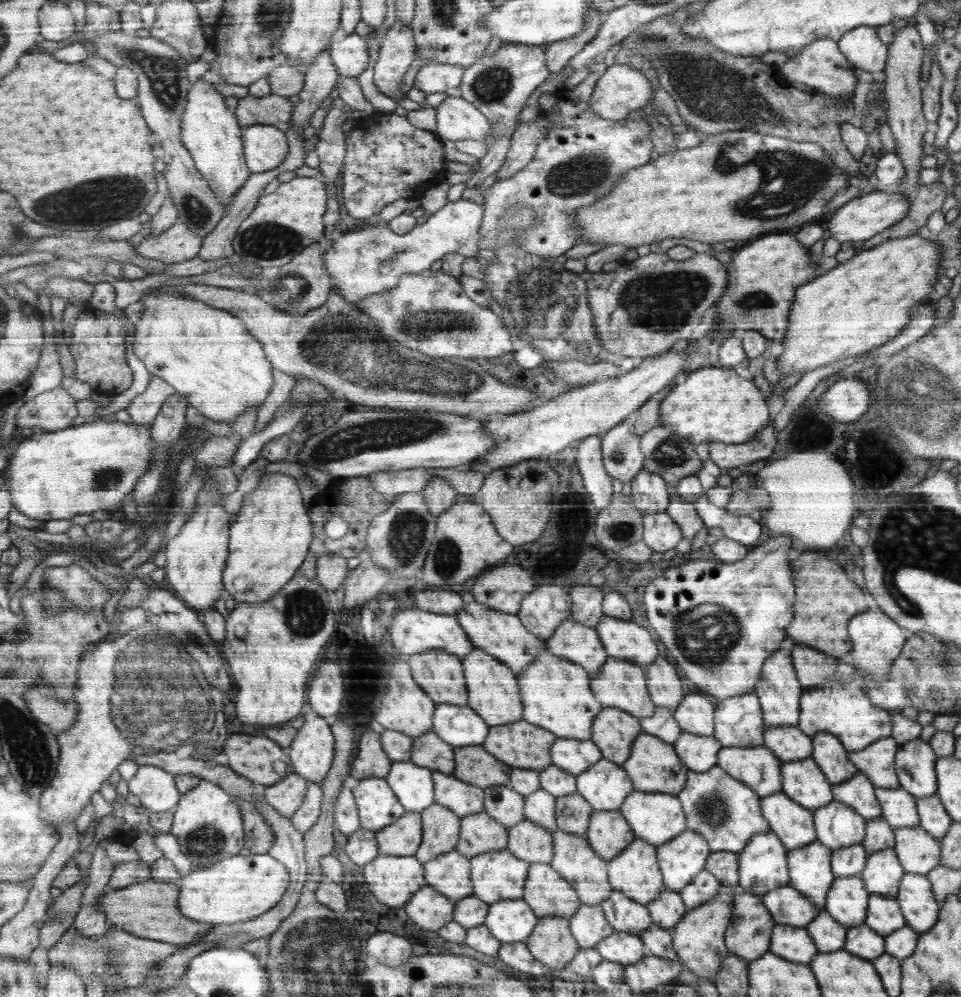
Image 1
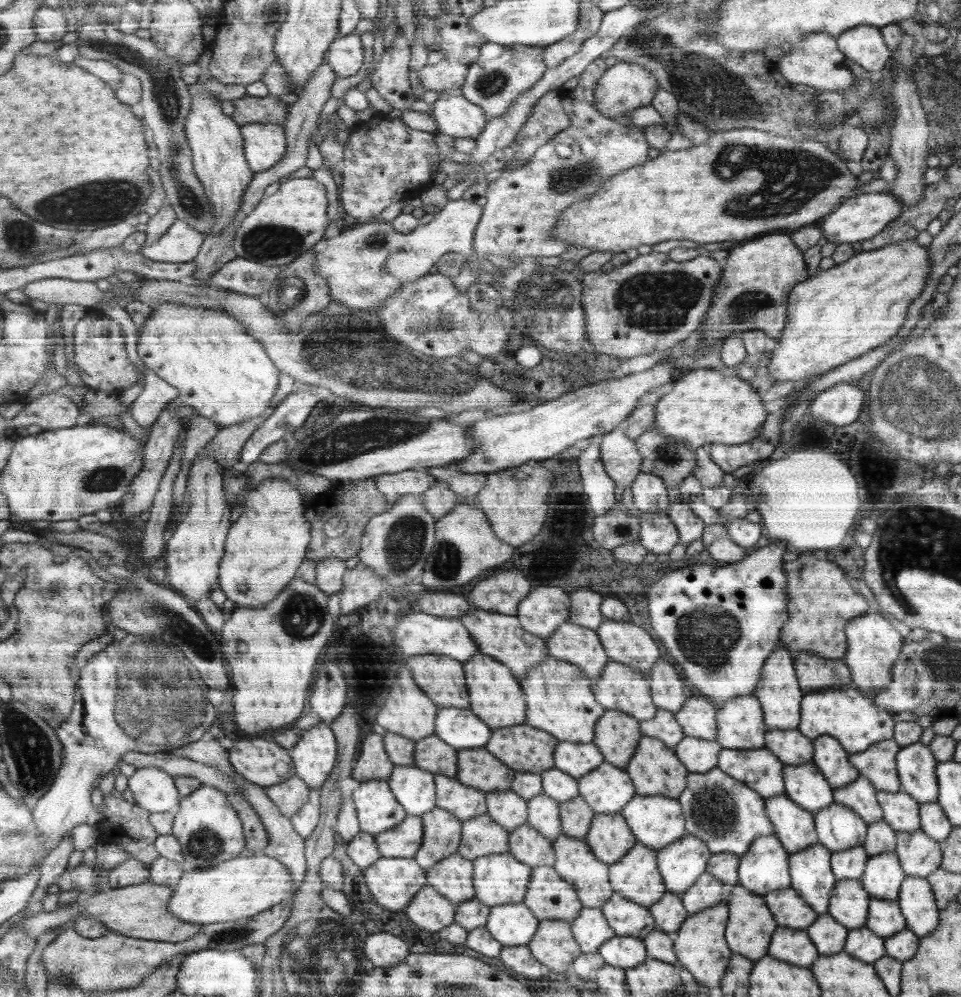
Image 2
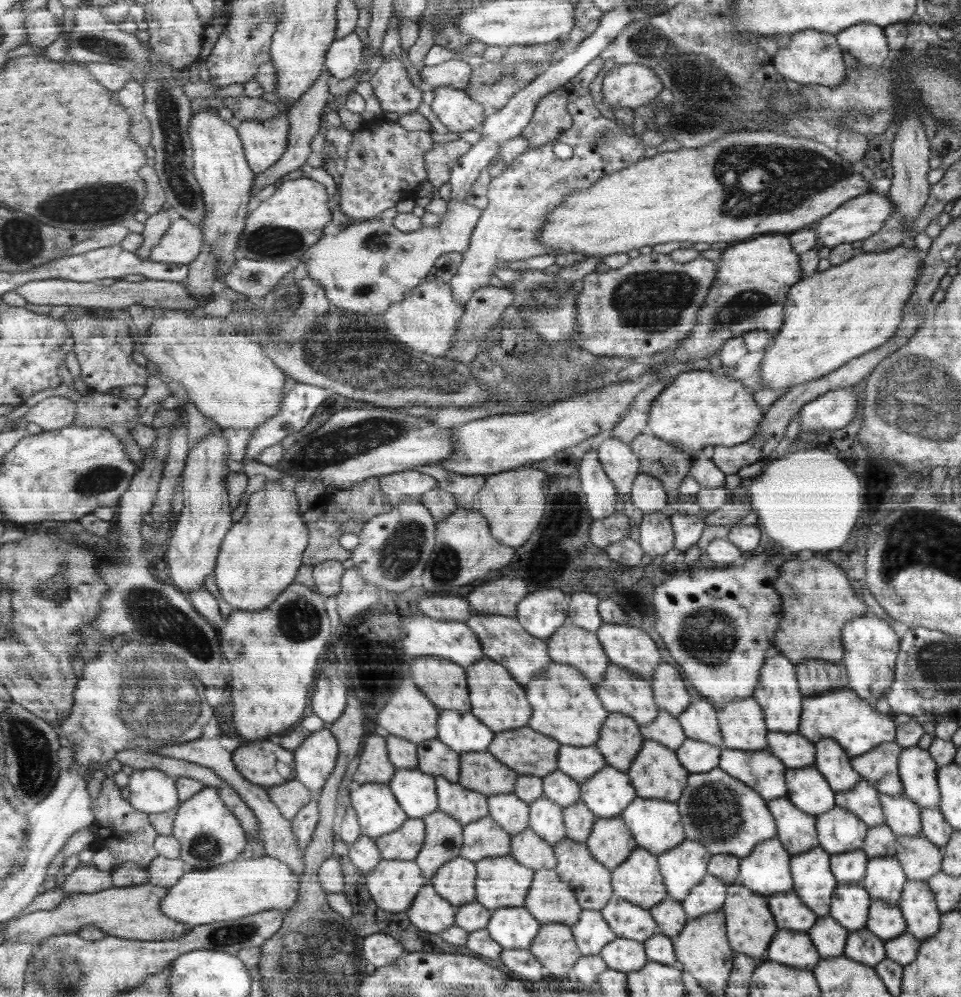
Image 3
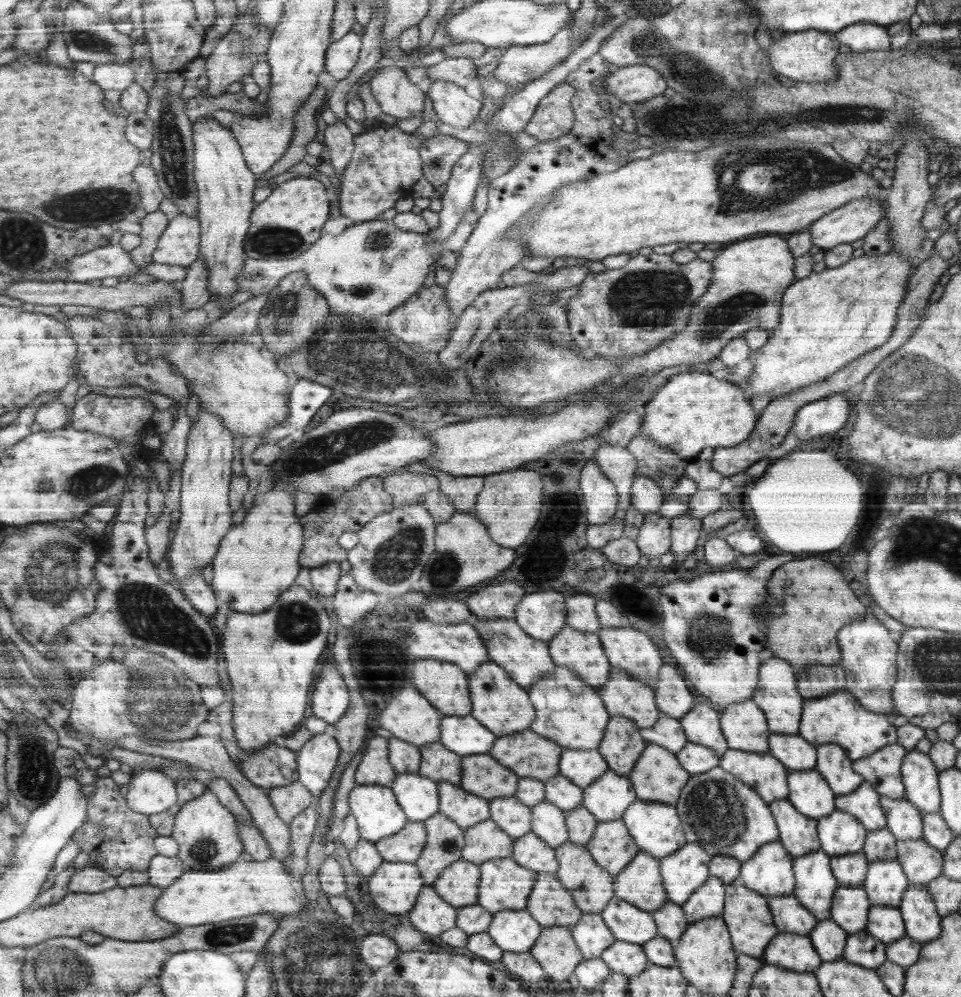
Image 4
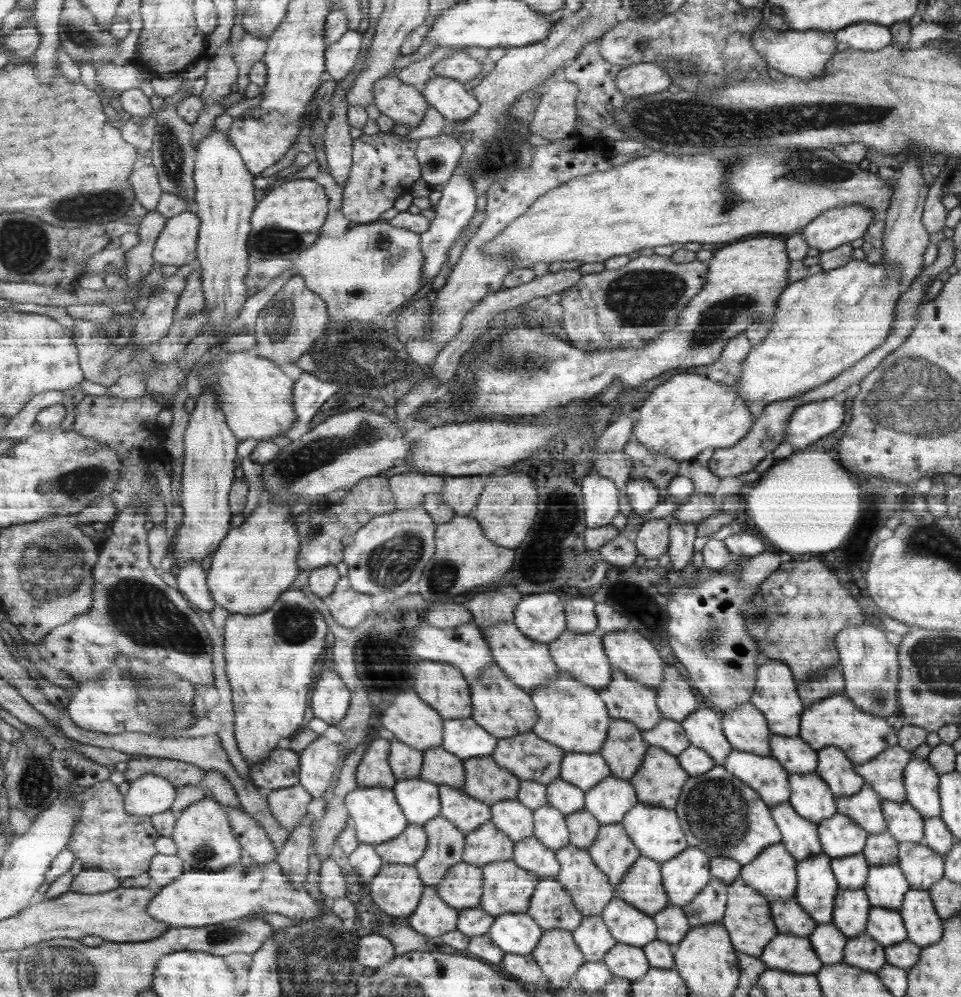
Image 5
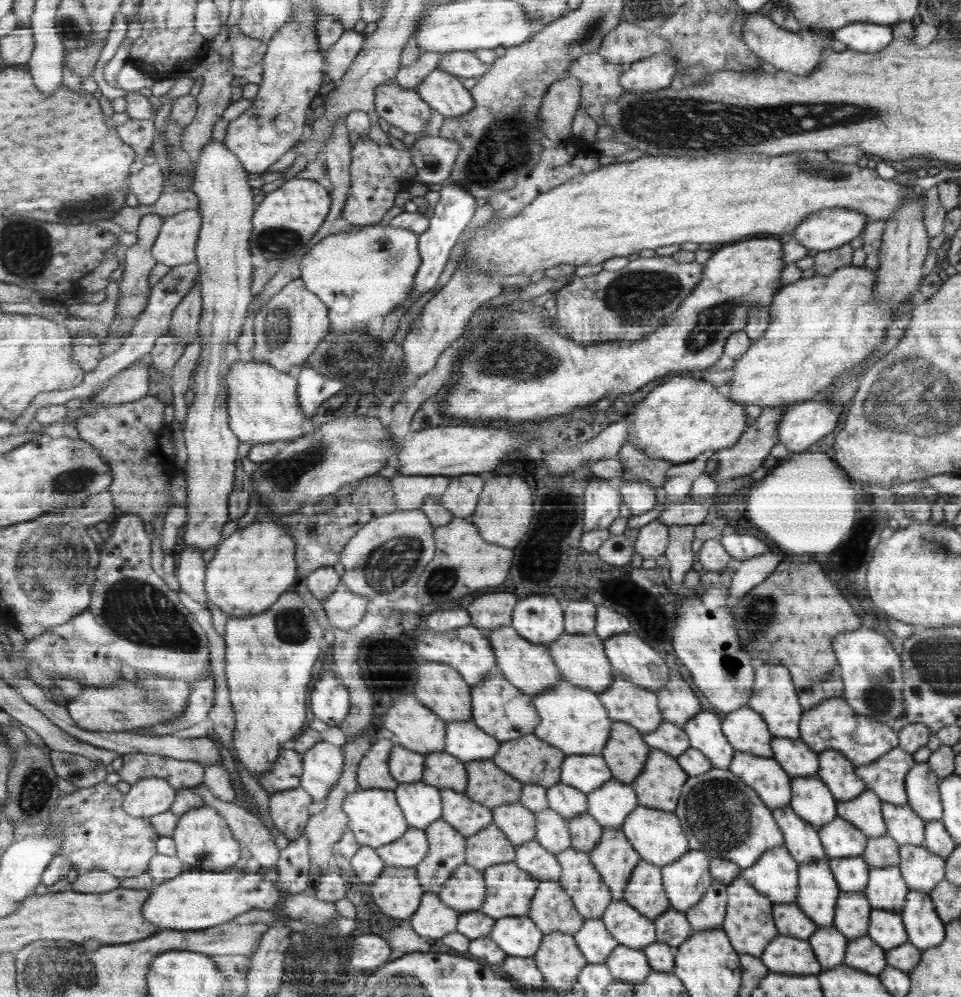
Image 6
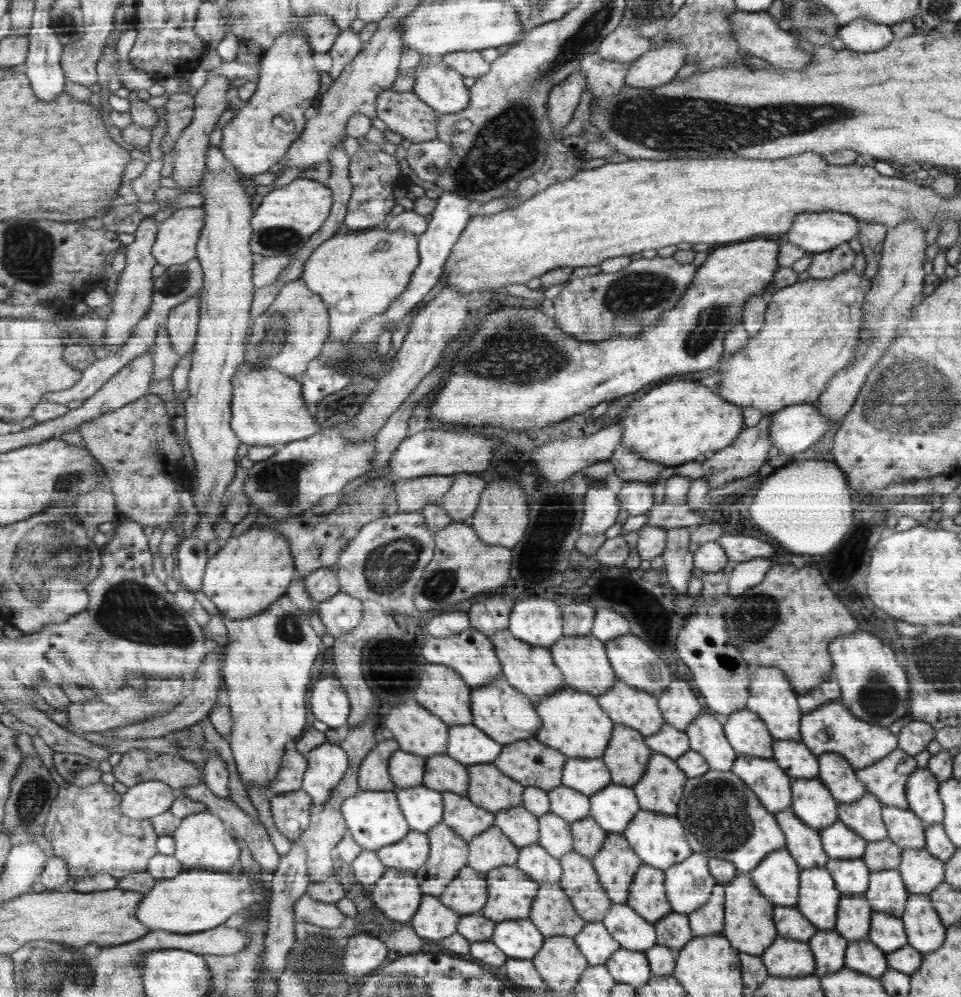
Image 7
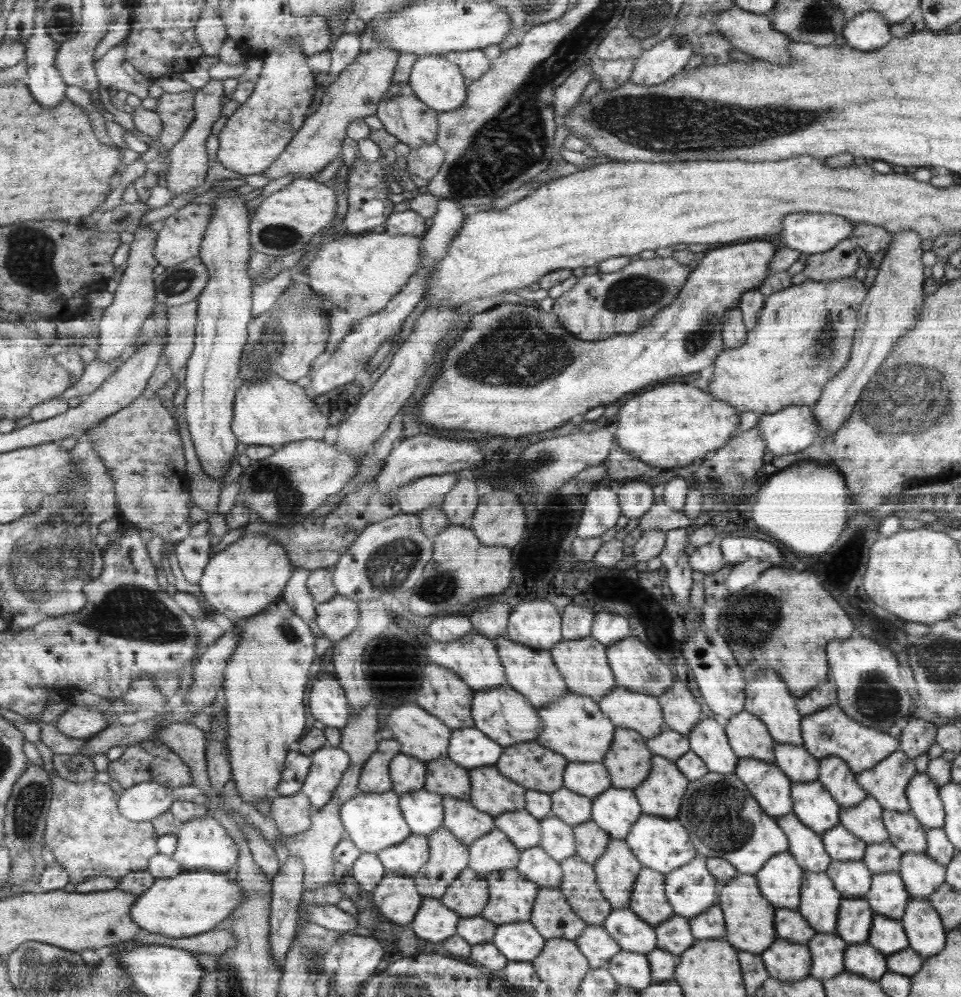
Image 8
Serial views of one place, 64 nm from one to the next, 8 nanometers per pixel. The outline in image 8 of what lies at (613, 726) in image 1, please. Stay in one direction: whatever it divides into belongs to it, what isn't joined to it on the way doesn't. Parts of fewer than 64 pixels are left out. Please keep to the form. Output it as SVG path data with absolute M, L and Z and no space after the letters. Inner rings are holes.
M616 727L614 740L604 756L603 764L610 772L614 787L636 790L650 775L653 756L646 738L639 731Z

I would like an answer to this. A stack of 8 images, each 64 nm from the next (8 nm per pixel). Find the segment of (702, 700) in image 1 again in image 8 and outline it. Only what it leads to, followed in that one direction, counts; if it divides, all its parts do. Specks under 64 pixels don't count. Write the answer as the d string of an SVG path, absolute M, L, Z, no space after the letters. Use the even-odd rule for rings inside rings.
M704 718L687 736L692 753L699 756L710 772L733 774L738 768L739 756L731 750L726 727L713 718Z

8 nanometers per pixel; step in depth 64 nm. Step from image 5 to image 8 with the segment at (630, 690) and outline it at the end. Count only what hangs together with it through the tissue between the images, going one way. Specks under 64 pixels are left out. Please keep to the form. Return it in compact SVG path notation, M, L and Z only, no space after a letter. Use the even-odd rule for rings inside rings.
M617 685L598 701L603 713L617 727L637 730L646 740L662 734L666 729L660 704L654 695L630 692L627 687Z

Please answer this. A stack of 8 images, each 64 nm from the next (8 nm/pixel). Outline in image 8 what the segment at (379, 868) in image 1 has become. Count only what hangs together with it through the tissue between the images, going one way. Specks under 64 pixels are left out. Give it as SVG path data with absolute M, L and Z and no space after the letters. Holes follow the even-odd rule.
M389 871L372 894L373 903L382 916L406 925L414 920L423 900L413 877Z

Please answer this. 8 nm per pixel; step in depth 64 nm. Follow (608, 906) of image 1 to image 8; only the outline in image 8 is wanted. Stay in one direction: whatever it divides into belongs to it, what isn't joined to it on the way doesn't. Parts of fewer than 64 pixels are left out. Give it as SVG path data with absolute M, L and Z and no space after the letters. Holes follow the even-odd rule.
M629 908L611 910L603 926L624 951L647 955L658 947L655 927Z

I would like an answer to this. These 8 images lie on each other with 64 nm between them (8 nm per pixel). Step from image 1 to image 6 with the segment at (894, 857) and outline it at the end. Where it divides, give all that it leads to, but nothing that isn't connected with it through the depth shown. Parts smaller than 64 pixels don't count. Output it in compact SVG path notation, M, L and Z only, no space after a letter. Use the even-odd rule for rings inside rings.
M898 866L870 868L870 880L862 894L867 896L873 909L902 913L910 887Z

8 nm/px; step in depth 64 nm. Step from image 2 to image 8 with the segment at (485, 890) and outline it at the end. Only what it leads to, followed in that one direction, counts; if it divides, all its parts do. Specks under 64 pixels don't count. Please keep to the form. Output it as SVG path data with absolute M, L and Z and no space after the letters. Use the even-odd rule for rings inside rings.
M516 869L485 875L490 883L490 900L479 915L499 925L531 920L539 886Z

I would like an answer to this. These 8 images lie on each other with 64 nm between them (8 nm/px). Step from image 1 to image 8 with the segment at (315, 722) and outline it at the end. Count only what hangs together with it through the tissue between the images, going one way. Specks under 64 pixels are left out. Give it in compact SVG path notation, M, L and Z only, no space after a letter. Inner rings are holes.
M326 745L313 752L311 770L301 790L301 794L311 800L312 813L320 811L334 797L350 765L347 751L339 747Z

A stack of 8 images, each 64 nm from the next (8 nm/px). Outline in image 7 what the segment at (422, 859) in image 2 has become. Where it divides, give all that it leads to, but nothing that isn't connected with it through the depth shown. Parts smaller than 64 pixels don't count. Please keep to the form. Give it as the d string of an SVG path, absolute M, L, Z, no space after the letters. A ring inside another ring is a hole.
M443 822L437 825L435 829L426 832L428 838L432 838L432 858L428 859L428 866L424 866L424 870L416 870L415 878L424 895L430 894L434 897L440 897L451 880L456 878L458 870L467 865L470 860L470 844L450 827L445 826Z

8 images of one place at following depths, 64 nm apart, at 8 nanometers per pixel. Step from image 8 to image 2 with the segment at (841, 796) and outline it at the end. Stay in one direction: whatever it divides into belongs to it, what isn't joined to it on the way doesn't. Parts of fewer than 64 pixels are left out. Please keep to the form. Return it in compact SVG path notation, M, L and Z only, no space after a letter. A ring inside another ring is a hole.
M824 735L813 739L815 755L814 764L827 778L827 782L836 789L848 787L861 776L859 770L852 766L847 750L839 739Z

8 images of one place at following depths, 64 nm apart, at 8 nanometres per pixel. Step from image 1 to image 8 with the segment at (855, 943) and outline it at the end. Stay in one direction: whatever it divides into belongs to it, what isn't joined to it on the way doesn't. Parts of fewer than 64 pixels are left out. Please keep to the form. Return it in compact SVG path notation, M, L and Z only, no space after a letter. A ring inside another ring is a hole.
M868 942L852 944L844 952L845 971L878 981L888 972L886 957Z

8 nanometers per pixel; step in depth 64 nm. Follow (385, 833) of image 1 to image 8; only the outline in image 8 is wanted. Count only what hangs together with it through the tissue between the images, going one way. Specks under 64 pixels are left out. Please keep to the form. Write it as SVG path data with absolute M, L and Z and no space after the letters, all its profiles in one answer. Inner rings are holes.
M412 833L406 841L380 850L377 856L387 871L413 877L429 859L429 840Z

